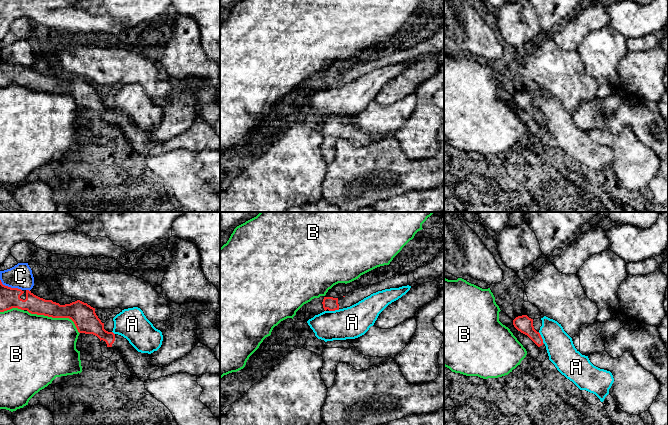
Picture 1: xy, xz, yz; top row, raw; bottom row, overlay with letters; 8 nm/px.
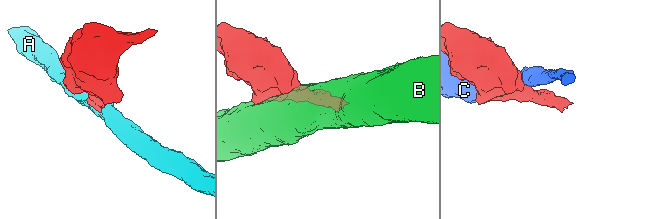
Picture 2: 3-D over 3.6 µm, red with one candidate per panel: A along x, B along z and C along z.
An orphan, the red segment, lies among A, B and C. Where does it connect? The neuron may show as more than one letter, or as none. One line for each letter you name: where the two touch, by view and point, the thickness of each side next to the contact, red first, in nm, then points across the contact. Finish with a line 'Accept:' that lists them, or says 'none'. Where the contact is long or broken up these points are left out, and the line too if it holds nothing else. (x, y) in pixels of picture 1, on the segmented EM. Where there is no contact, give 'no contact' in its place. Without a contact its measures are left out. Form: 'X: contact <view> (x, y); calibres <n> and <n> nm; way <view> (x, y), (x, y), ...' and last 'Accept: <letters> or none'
Accept: none

